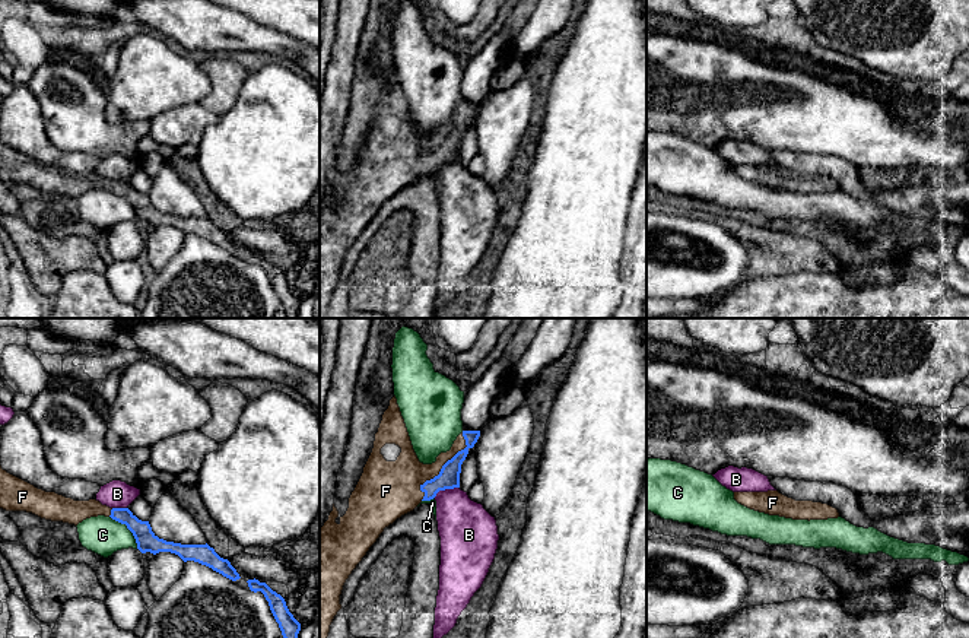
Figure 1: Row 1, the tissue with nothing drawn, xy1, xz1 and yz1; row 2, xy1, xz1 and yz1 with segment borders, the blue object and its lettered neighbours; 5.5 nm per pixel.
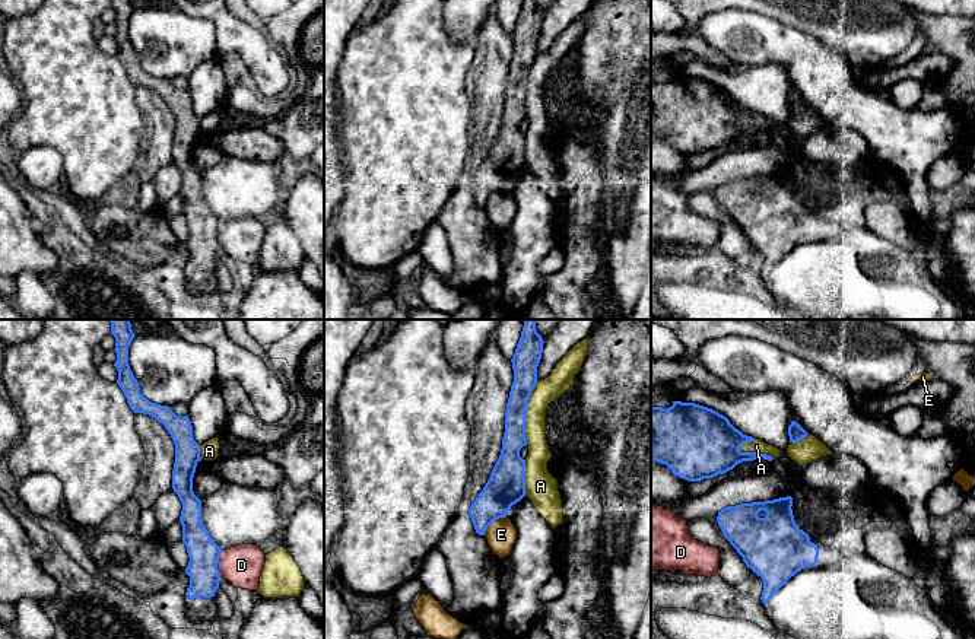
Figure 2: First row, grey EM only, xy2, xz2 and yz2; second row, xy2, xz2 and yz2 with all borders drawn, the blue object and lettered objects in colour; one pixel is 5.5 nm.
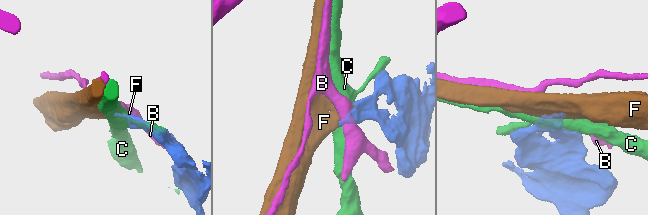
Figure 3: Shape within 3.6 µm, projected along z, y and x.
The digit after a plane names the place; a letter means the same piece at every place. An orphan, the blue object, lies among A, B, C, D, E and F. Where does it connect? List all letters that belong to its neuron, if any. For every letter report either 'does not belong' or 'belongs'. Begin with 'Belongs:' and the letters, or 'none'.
Belongs: F
A: does not belong
B: does not belong
C: does not belong
D: does not belong
E: does not belong
F: belongs

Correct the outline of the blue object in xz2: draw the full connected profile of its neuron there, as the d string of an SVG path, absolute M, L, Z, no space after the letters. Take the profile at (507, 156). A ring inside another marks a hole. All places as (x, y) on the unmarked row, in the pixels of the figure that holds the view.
M523 0L511 32L514 55L505 83L501 128L488 156L469 182L474 203L480 209L485 209L495 193L505 191L511 179L525 169L525 133L520 130L520 123L527 118L527 80L537 57L543 16L536 0Z

